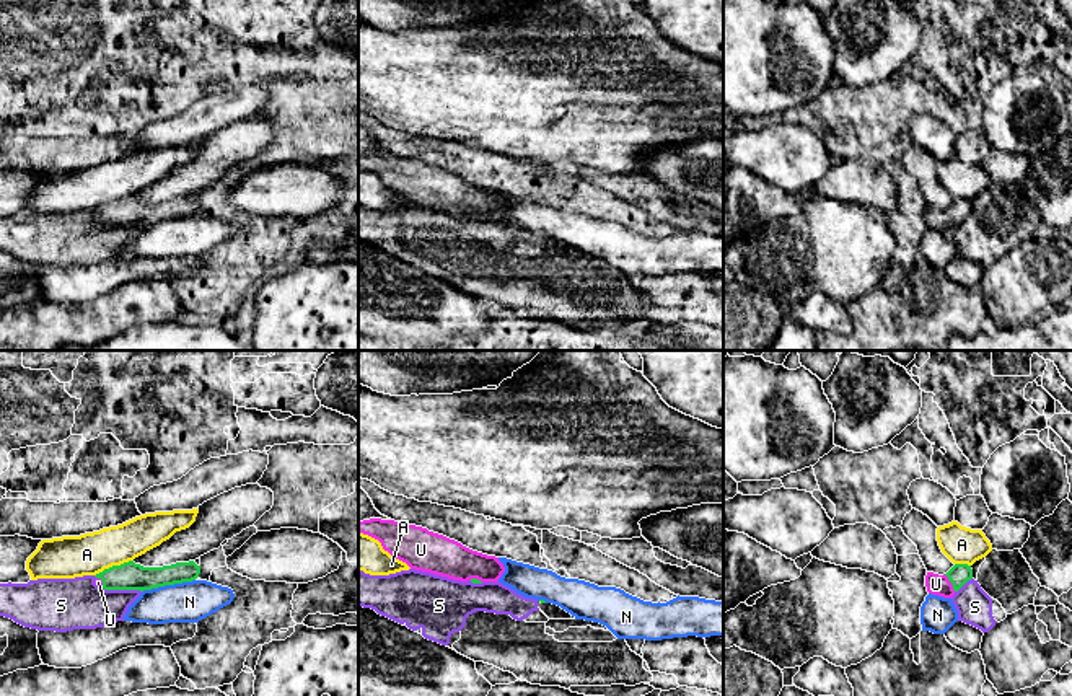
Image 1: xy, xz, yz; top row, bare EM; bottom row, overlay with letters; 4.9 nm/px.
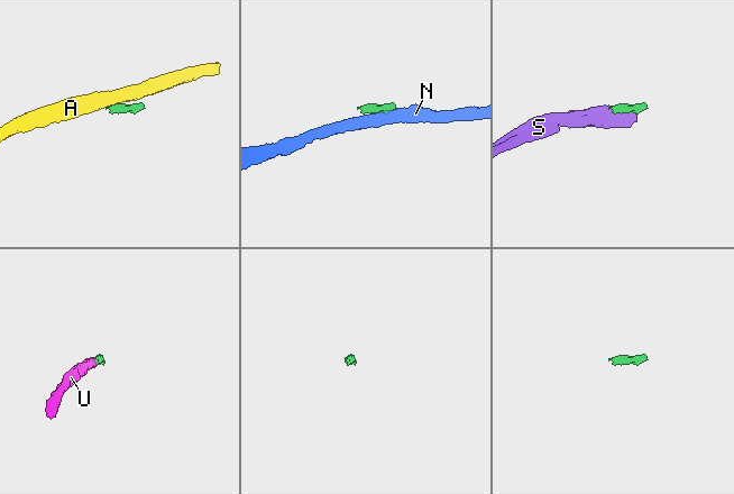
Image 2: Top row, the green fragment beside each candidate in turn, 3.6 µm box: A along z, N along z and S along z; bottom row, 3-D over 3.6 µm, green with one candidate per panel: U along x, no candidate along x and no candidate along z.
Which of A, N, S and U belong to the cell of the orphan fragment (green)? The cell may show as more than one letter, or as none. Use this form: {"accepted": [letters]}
{"accepted": ["U"]}

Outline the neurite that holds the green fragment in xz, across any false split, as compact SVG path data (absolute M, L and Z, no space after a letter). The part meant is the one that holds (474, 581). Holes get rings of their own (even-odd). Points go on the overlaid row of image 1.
M370 518L358 522L358 533L378 540L384 551L415 570L472 584L499 582L505 572L499 557L472 551L422 526Z

